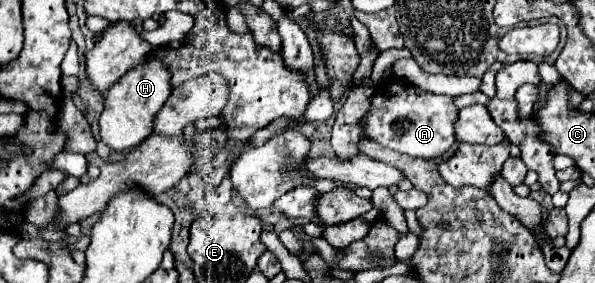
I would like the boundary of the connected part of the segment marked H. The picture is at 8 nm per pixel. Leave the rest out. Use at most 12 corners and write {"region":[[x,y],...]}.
{"region":[[156,54],[106,94],[100,136],[116,152],[138,146],[170,96]]}

